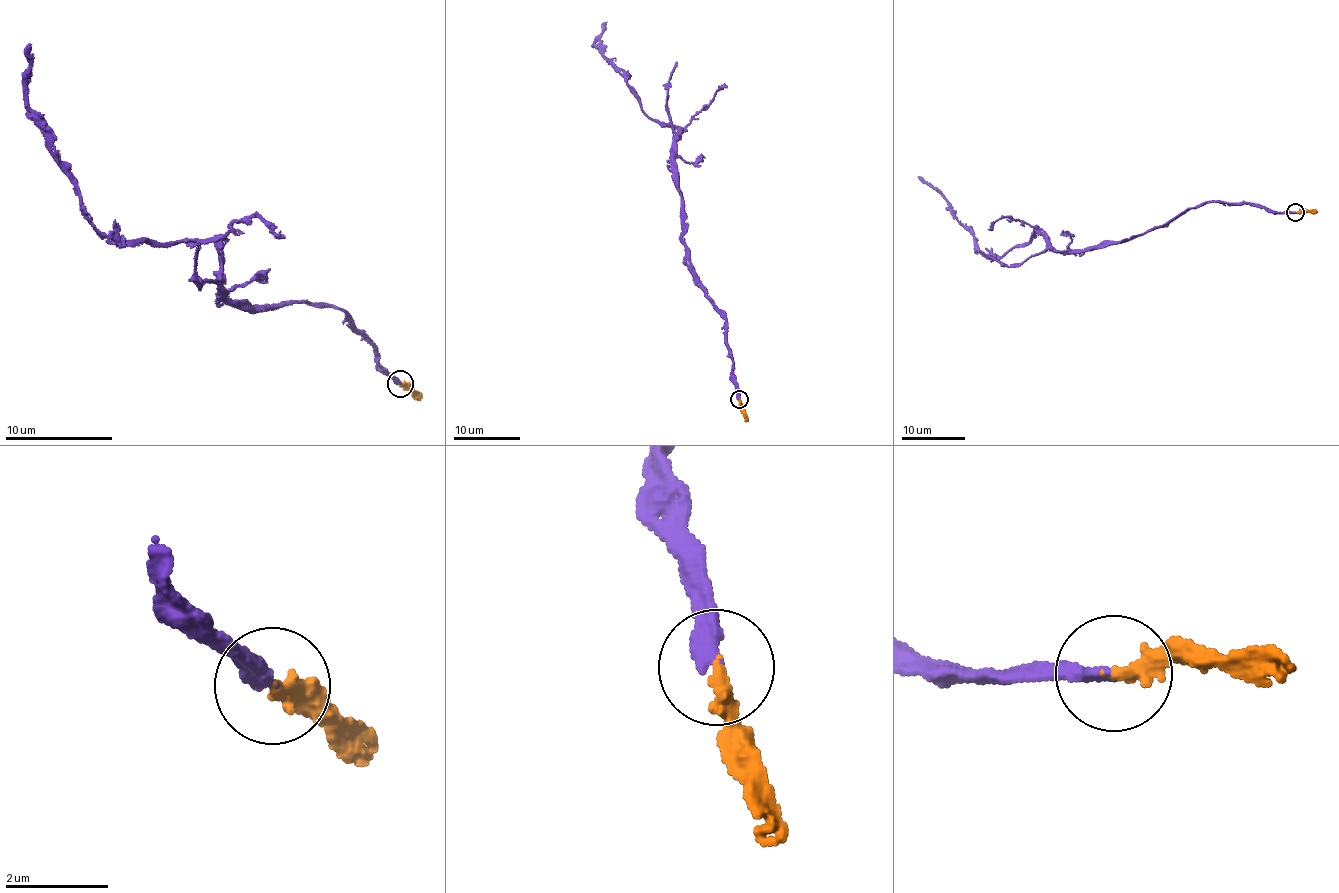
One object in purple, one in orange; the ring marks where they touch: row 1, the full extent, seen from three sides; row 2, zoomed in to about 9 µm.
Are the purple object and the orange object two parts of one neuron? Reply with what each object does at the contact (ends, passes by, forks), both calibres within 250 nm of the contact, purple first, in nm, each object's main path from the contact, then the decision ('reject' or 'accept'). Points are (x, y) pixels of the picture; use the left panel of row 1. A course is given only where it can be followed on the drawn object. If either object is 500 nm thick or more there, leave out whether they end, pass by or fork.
purple ends | orange ends | 320/280 nm | purple via (401, 383), (344, 312), (307, 299), (251, 311), (226, 297), (218, 248), (108, 238), (29, 105), (30, 44) | orange via (401, 383), (404, 389), (417, 394), (416, 399) | accept

